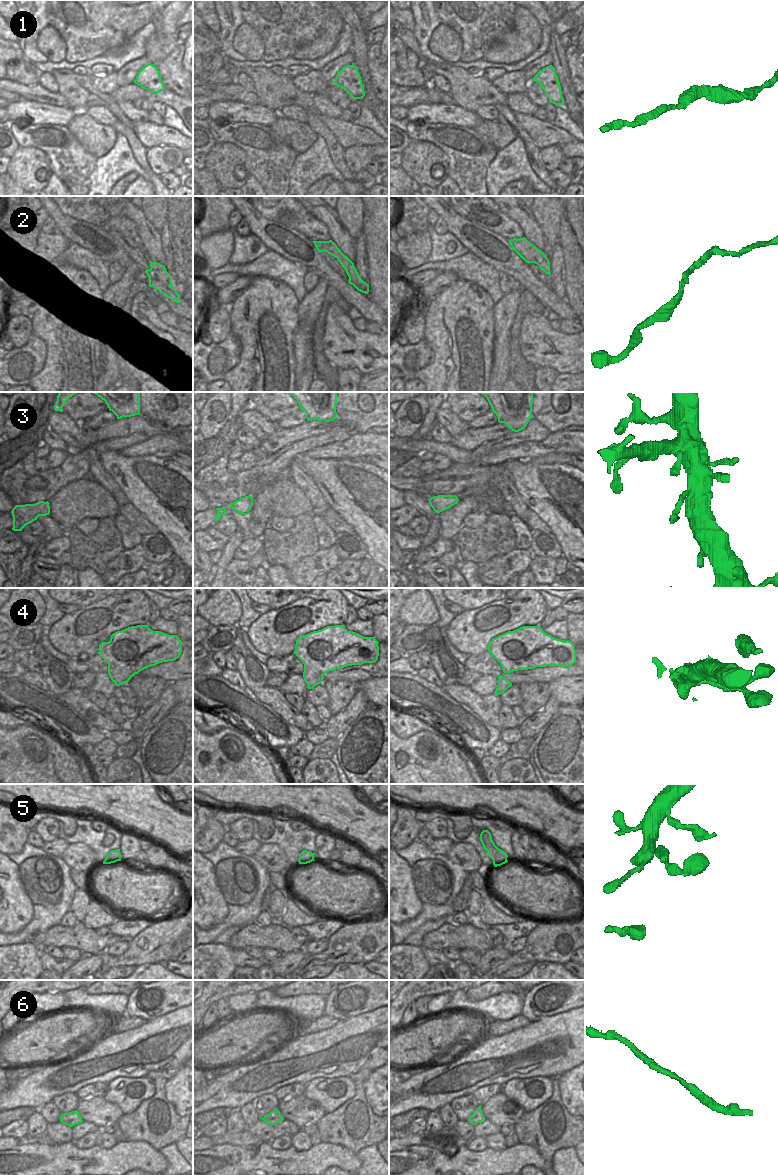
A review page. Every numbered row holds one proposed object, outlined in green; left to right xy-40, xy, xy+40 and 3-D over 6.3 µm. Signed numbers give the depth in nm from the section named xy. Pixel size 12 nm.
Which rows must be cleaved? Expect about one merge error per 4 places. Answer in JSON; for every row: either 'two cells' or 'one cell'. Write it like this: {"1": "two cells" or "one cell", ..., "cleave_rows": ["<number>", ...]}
{"1": "one cell", "2": "one cell", "3": "two cells", "4": "one cell", "5": "one cell", "6": "one cell", "cleave_rows": ["3"]}

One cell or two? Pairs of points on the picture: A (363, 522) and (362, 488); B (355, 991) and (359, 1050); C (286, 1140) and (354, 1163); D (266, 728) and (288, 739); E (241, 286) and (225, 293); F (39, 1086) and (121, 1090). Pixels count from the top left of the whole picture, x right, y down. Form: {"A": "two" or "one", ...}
{"A": "one", "B": "two", "C": "two", "D": "one", "E": "one", "F": "two"}

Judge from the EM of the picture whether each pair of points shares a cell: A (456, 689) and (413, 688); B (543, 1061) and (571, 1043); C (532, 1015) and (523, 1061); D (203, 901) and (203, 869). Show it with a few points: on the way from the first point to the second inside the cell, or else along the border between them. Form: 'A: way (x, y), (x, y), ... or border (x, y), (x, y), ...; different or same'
A: border (442, 689), (455, 700), (462, 702); different
B: way (550, 1054), (561, 1043), (564, 1043); same
C: border (553, 1014), (530, 1022); different
D: way (203, 893), (203, 877); same

